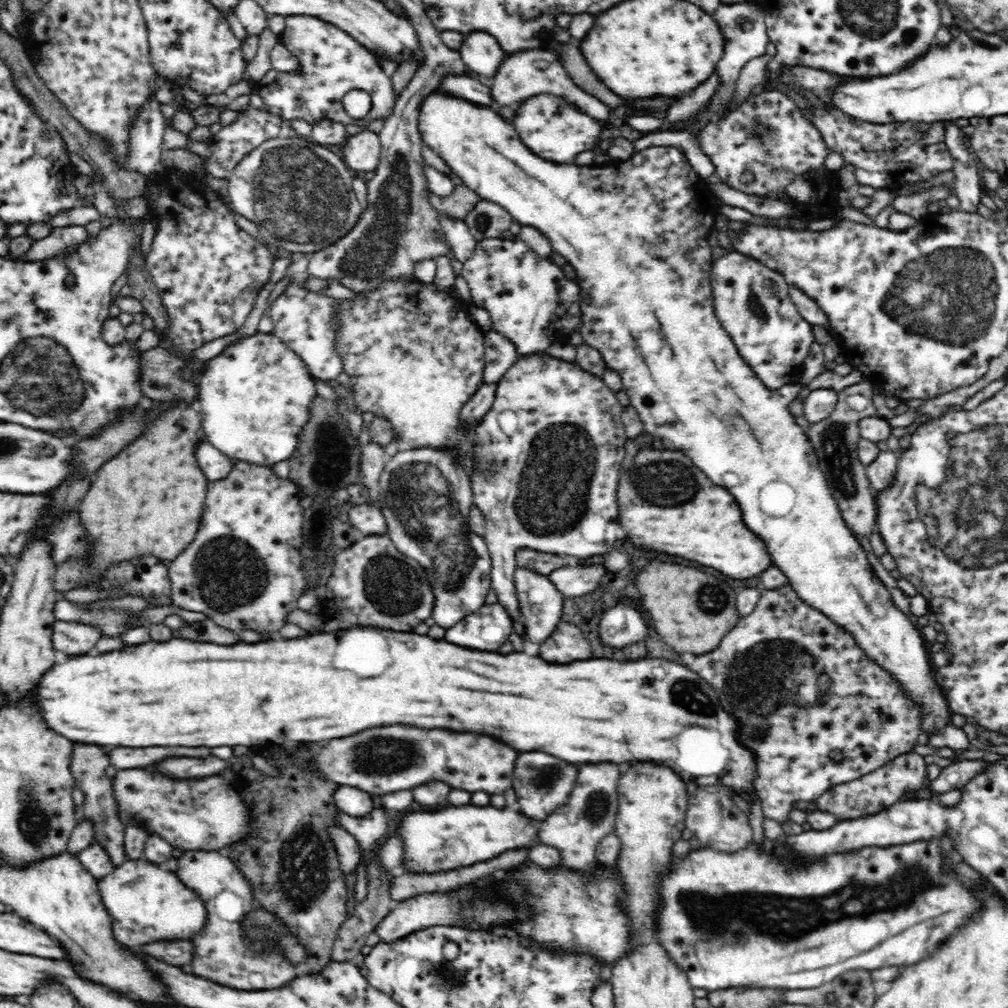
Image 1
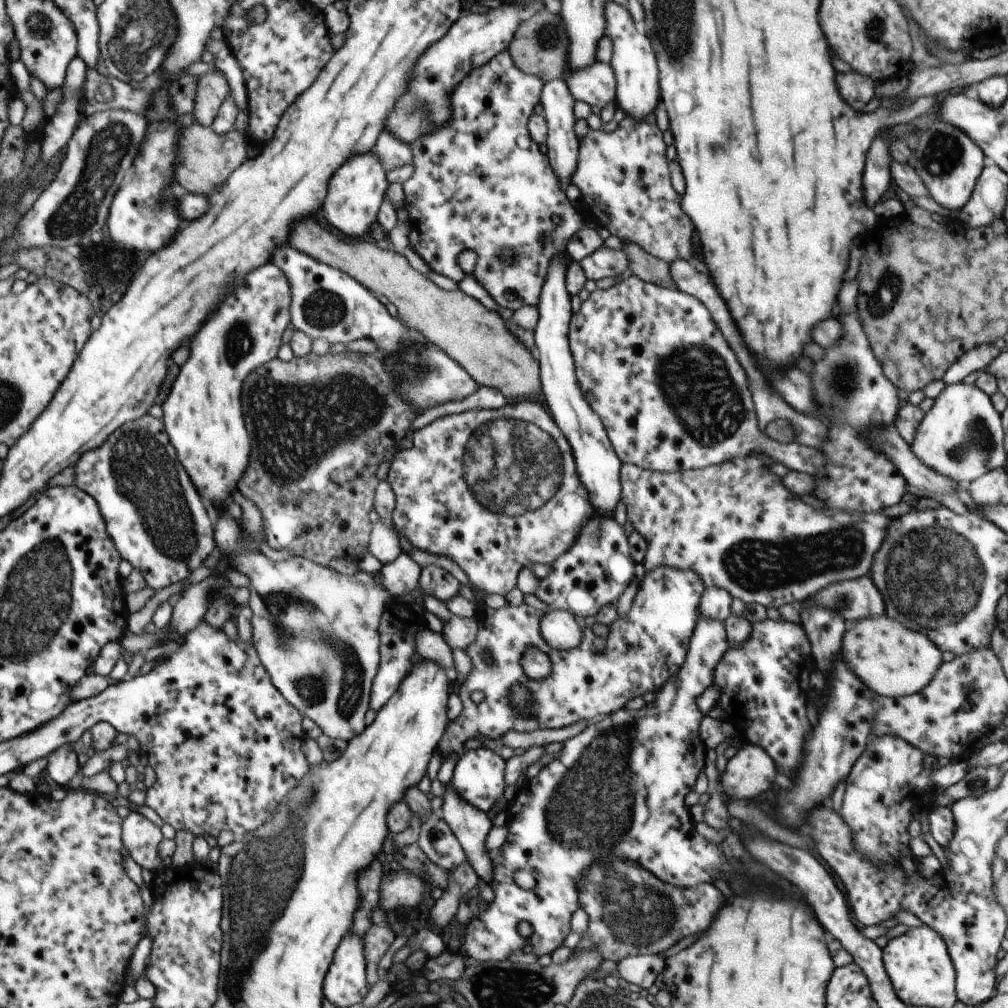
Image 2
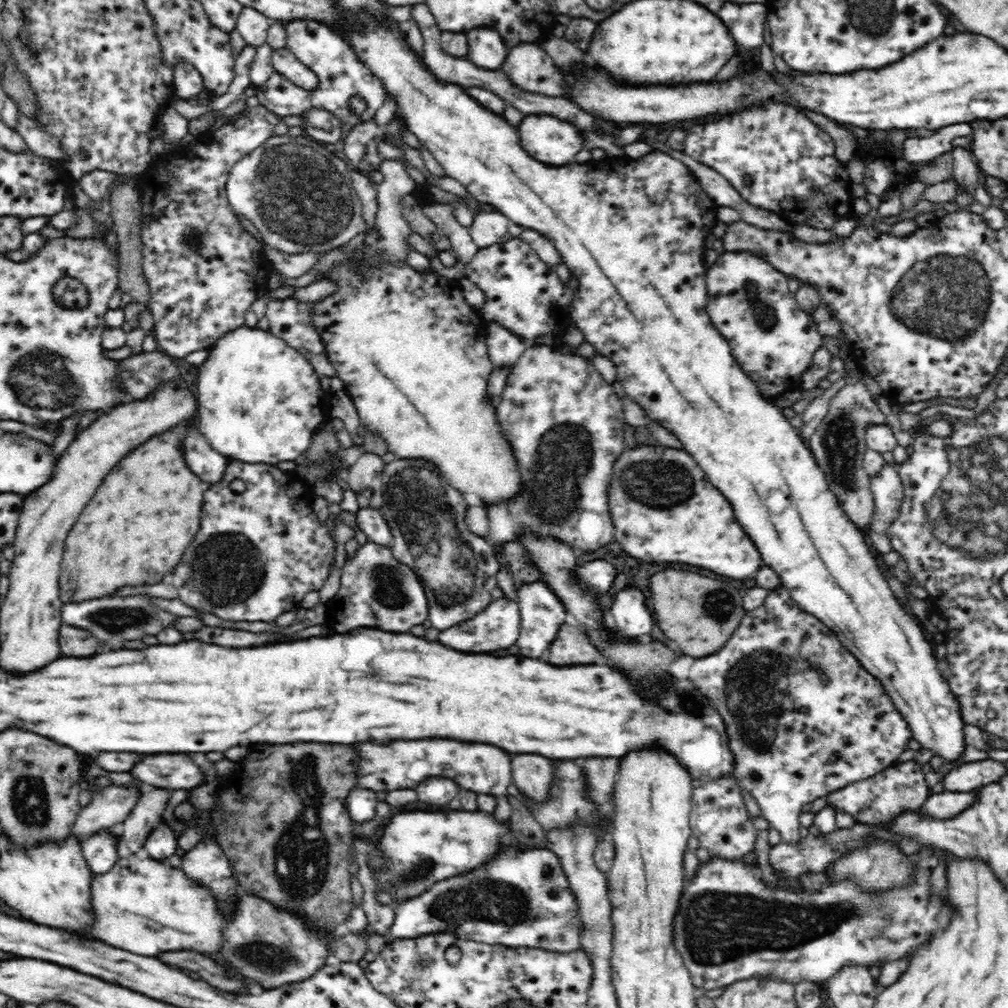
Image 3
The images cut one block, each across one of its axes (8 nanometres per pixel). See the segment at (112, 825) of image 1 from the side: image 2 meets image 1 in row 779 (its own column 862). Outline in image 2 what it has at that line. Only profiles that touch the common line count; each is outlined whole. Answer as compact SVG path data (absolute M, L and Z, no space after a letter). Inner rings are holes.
M848 72L848 74L836 74L836 84L840 96L854 108L862 108L868 100L874 96L876 82L868 76L859 72Z

